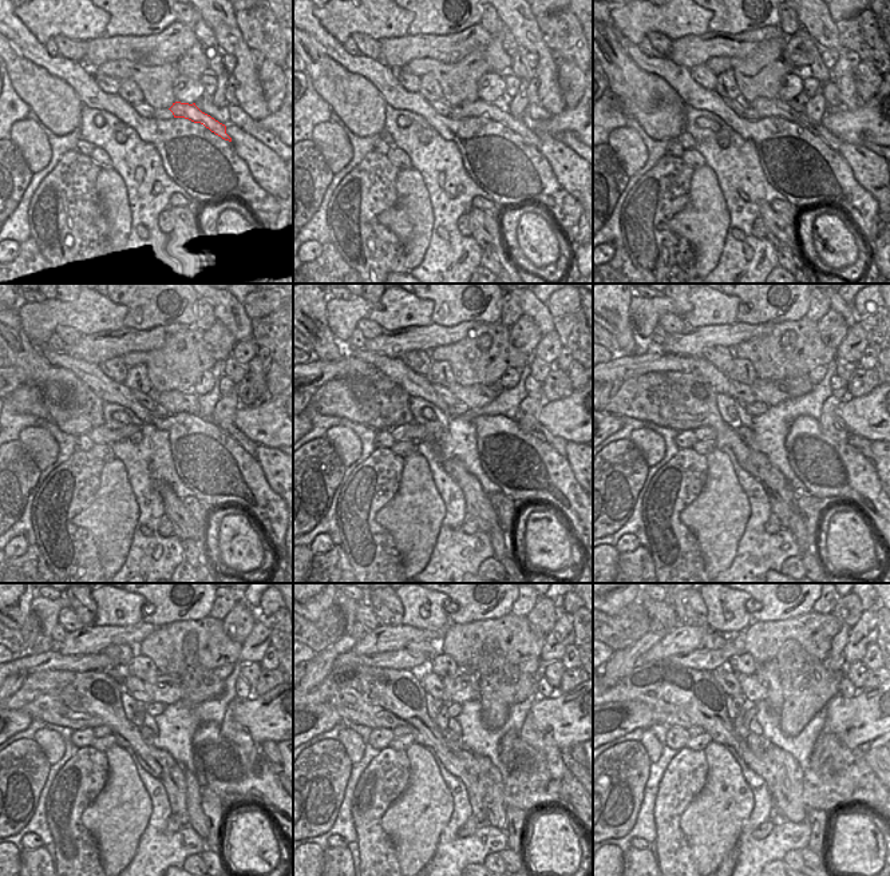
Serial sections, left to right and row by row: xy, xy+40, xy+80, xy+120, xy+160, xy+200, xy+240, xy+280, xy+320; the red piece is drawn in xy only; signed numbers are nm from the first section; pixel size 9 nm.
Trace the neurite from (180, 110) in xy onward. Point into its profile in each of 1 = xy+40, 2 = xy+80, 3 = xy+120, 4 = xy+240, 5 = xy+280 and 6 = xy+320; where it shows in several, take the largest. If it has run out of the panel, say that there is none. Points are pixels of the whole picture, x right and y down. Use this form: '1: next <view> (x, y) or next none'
1: next xy+40 (498, 111)
2: next xy+80 (794, 110)
3: next xy+120 (174, 401)
4: next xy+240 (167, 689)
5: next xy+280 (463, 686)
6: next xy+320 (752, 686)

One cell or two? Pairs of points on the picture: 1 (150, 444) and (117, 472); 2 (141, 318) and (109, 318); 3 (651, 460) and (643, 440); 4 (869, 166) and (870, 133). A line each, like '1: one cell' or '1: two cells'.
1: two cells
2: two cells
3: one cell
4: two cells

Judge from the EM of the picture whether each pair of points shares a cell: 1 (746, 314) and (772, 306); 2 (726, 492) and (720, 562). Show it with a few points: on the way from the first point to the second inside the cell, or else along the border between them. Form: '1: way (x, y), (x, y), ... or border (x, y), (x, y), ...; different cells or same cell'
1: way (752, 314), (766, 306); same cell
2: way (722, 510), (720, 544); same cell

